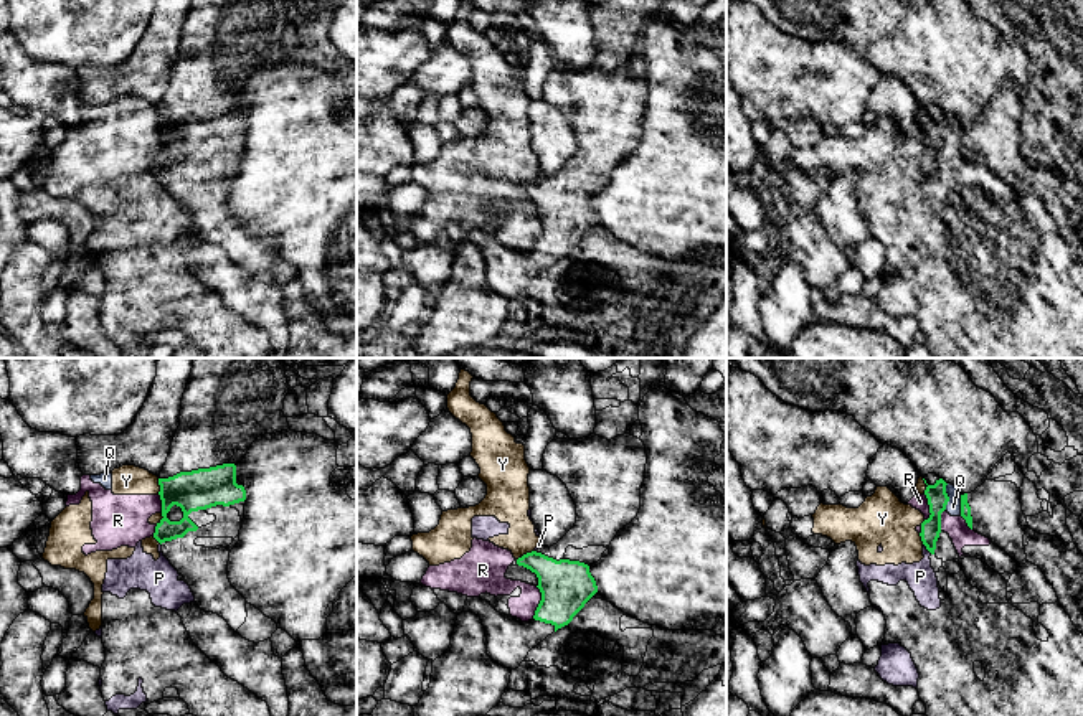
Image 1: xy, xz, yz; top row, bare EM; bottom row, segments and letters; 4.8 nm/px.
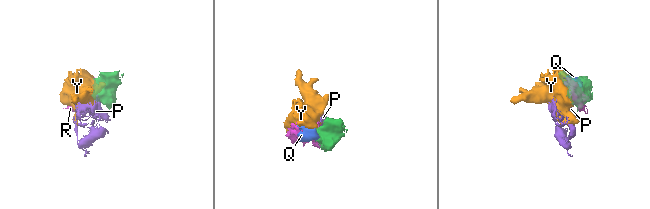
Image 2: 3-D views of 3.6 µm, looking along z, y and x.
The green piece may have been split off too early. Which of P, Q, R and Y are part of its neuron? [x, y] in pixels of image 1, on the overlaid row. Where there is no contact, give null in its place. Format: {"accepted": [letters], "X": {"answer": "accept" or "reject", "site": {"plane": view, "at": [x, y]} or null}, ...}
{"accepted": [], "P": {"answer": "reject", "site": {"plane": "yz", "at": [926, 548]}}, "Q": {"answer": "reject", "site": {"plane": "yz", "at": [948, 497]}}, "R": {"answer": "reject", "site": {"plane": "xz", "at": [540, 602]}}, "Y": {"answer": "reject", "site": {"plane": "xy", "at": [160, 487]}}}

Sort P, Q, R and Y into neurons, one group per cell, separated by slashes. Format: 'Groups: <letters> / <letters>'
Groups: P Q R Y

